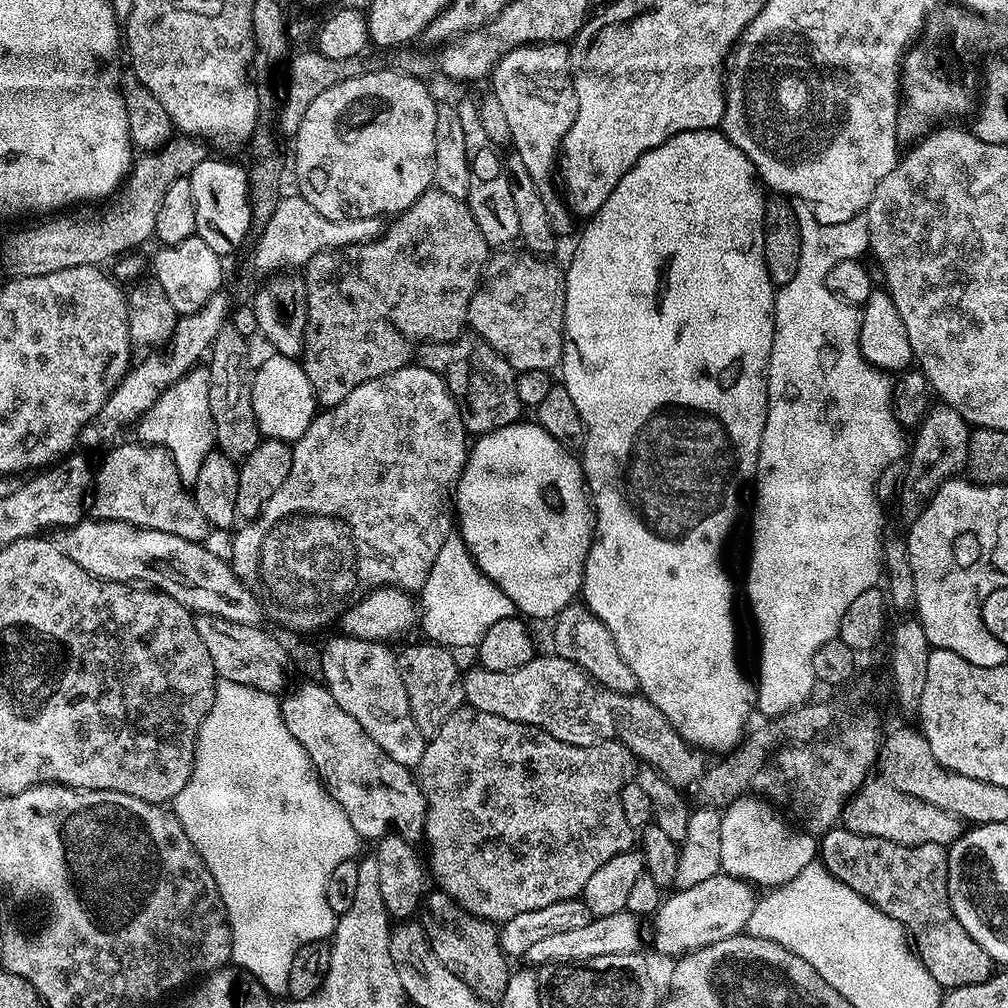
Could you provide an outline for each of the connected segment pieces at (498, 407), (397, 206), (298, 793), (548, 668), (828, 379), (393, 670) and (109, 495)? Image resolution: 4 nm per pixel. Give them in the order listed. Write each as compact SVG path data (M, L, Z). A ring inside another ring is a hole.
M461 334L454 340L425 342L417 347L414 360L419 367L443 376L449 394L460 407L460 417L469 433L493 432L521 419L522 405L516 389L518 373L480 336Z
M366 70L361 76L346 78L346 82L338 82L338 86L330 86L330 90L318 94L318 98L310 106L310 110L306 110L306 114L302 118L302 126L298 126L294 137L294 143L296 143L296 184L300 187L297 188L298 195L306 202L310 202L310 206L314 206L314 210L318 210L318 214L322 214L322 218L331 220L361 220L371 216L392 218L408 209L427 188L433 187L434 136L438 100L432 97L431 90L419 80L421 78L419 75L409 74L404 70L391 71L372 72L372 70Z
M217 679L214 702L198 730L192 773L186 786L182 786L182 790L170 804L171 811L182 826L182 830L186 830L186 838L190 838L194 850L198 850L202 862L210 870L218 886L218 894L224 903L228 925L232 931L231 963L250 973L269 994L276 998L280 995L283 997L288 991L290 966L294 963L296 951L315 940L328 940L335 932L338 914L330 910L330 902L326 900L326 882L330 882L330 874L334 874L334 870L338 870L342 862L353 859L357 855L355 852L362 847L359 834L354 830L354 826L350 826L350 818L346 818L346 810L342 810L342 806L338 806L338 802L334 802L332 795L324 789L316 767L310 762L306 750L302 750L302 742L298 742L298 738L294 738L294 734L286 730L286 722L280 706L281 701L273 693L254 690L254 686L242 686L242 682Z
M537 654L526 666L513 672L473 666L463 677L467 703L478 710L486 710L486 714L534 724L574 746L594 746L617 740L625 744L633 756L662 773L666 782L681 790L687 789L687 784L688 787L695 785L704 774L705 757L676 733L674 725L644 695L610 690L566 658Z
M858 219L858 228L854 228L854 240L842 240L844 246L848 246L846 250L818 250L818 248L810 248L810 246L800 246L800 261L798 262L798 270L794 274L794 278L790 278L790 282L779 285L778 291L774 296L774 327L772 330L772 349L770 350L770 358L766 361L766 411L764 414L764 429L762 430L762 446L760 447L760 457L758 458L758 466L754 477L754 492L756 488L756 509L752 512L752 553L748 556L748 604L752 607L752 612L756 615L756 628L760 631L760 684L755 685L756 703L755 707L764 715L764 718L780 716L783 712L791 712L803 705L807 701L805 695L808 686L811 684L811 669L809 661L811 659L811 651L816 648L816 644L820 644L821 640L827 640L828 636L837 636L842 622L842 614L846 613L846 609L850 607L850 602L854 602L854 598L858 598L858 594L866 594L866 590L877 587L882 580L882 565L884 562L884 542L886 533L884 533L884 508L876 501L876 483L880 480L880 475L887 470L891 464L896 464L905 459L906 444L904 448L904 432L900 429L900 424L896 421L896 412L892 409L892 380L893 377L888 372L876 368L866 357L860 352L860 321L862 312L857 305L847 304L844 300L839 300L832 291L830 291L824 283L821 282L821 274L826 273L831 268L832 262L838 260L851 260L853 258L863 257L863 252L869 251L868 247L868 220Z
M347 634L334 637L328 645L323 645L320 654L323 683L334 702L338 702L338 706L342 706L342 710L346 710L346 714L350 714L350 718L354 718L394 762L415 766L424 753L426 738L412 717L406 686L402 686L402 674L398 674L397 653L388 647L379 640L363 640Z
M135 442L136 444L120 444L95 471L94 487L90 493L90 512L97 520L121 520L134 526L142 526L150 530L162 530L166 534L178 534L178 538L186 538L197 542L207 541L210 525L206 514L198 510L196 500L186 487L186 481L180 476L178 466L167 449L155 444Z

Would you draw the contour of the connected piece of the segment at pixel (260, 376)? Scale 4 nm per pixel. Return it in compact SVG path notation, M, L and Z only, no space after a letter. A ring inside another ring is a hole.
M268 354L264 361L255 365L252 375L252 405L254 406L254 418L258 422L258 430L261 437L270 440L286 440L295 442L306 434L310 422L318 413L314 386L310 386L310 378L306 378L306 370L299 359L279 354Z

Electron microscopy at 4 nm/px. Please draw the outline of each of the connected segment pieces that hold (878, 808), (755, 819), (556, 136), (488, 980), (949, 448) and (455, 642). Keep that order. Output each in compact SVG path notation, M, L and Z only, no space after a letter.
M869 782L848 801L842 817L843 827L863 836L886 838L895 844L922 846L923 844L942 844L950 846L962 835L960 817L946 810L938 810L930 802L903 792L890 783Z
M740 796L721 813L721 871L764 888L780 887L812 864L818 854L818 840L812 833L786 824L761 797Z
M528 44L525 48L510 50L498 63L490 77L490 92L498 98L503 113L506 114L511 147L522 156L523 165L530 172L530 177L541 190L552 180L552 171L557 171L558 157L570 126L576 117L576 82L574 68L568 65L568 52L564 44Z
M439 890L429 891L425 895L422 923L434 954L438 954L438 962L442 962L442 966L446 966L446 970L453 972L462 982L466 982L474 995L489 1005L499 1005L506 990L510 967L509 961L500 951L497 925L480 920L464 908L459 908L446 893Z
M939 407L932 411L921 424L914 446L912 448L911 445L906 460L908 466L904 472L898 496L898 514L904 524L903 527L906 528L911 527L926 510L941 485L947 479L953 479L959 475L967 465L971 429L953 408Z
M458 534L450 535L446 542L442 542L442 550L438 550L438 558L434 558L434 566L426 578L423 588L418 593L418 624L424 627L424 632L429 641L433 644L440 644L444 648L459 650L459 648L475 649L479 645L480 639L494 626L494 622L502 622L502 618L510 618L514 614L514 609L510 598L502 594L502 590L476 564L468 552L464 539Z

